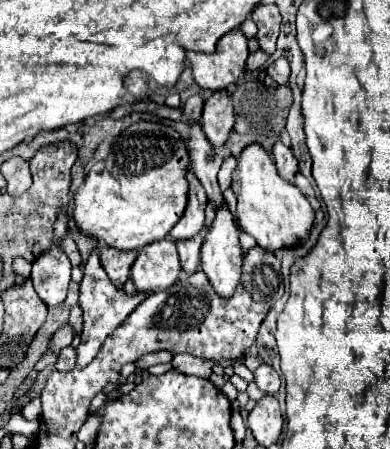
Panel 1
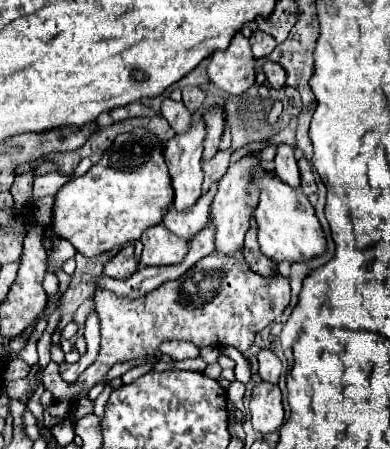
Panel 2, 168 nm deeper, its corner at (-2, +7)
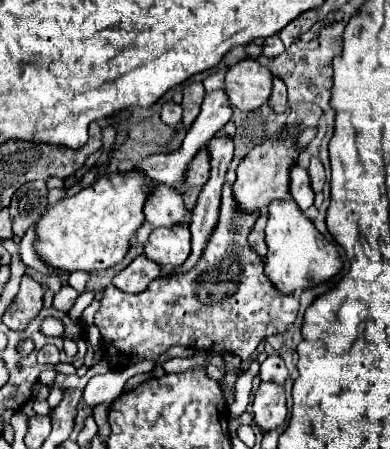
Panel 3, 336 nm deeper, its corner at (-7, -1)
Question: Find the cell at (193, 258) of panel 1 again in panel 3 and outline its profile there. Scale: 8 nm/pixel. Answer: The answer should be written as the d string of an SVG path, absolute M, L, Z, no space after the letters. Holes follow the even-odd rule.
M147 180L147 190L149 194L143 206L143 214L149 224L153 224L155 228L157 226L171 228L175 224L191 220L191 214L183 206L183 198L177 188L155 180Z

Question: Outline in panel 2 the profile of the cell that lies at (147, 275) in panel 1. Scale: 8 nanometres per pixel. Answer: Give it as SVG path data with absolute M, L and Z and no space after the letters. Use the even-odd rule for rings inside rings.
M156 224L154 228L148 228L142 234L142 266L170 266L184 260L188 252L186 240L174 236L172 232L166 232L164 224Z

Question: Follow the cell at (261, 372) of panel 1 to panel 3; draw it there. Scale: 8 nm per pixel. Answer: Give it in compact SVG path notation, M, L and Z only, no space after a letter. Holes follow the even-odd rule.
M273 354L273 356L267 356L267 360L261 364L259 376L261 376L261 380L269 380L269 382L275 382L275 384L285 384L289 374L287 374L287 366L285 366L283 358Z

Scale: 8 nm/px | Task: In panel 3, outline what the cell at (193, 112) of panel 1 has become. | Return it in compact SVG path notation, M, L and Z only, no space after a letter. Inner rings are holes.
M201 82L185 84L185 88L183 88L183 100L181 100L181 108L183 108L181 126L189 128L193 124L193 120L197 118L197 114L201 110L203 96L205 96L205 88L203 88Z

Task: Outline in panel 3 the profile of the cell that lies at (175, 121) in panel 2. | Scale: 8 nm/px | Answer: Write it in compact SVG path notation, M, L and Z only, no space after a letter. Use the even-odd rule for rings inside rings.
M165 102L163 104L163 108L161 108L161 120L165 124L169 124L169 126L175 128L175 126L179 126L181 116L183 116L183 110L181 110L179 104L175 104L175 102Z

